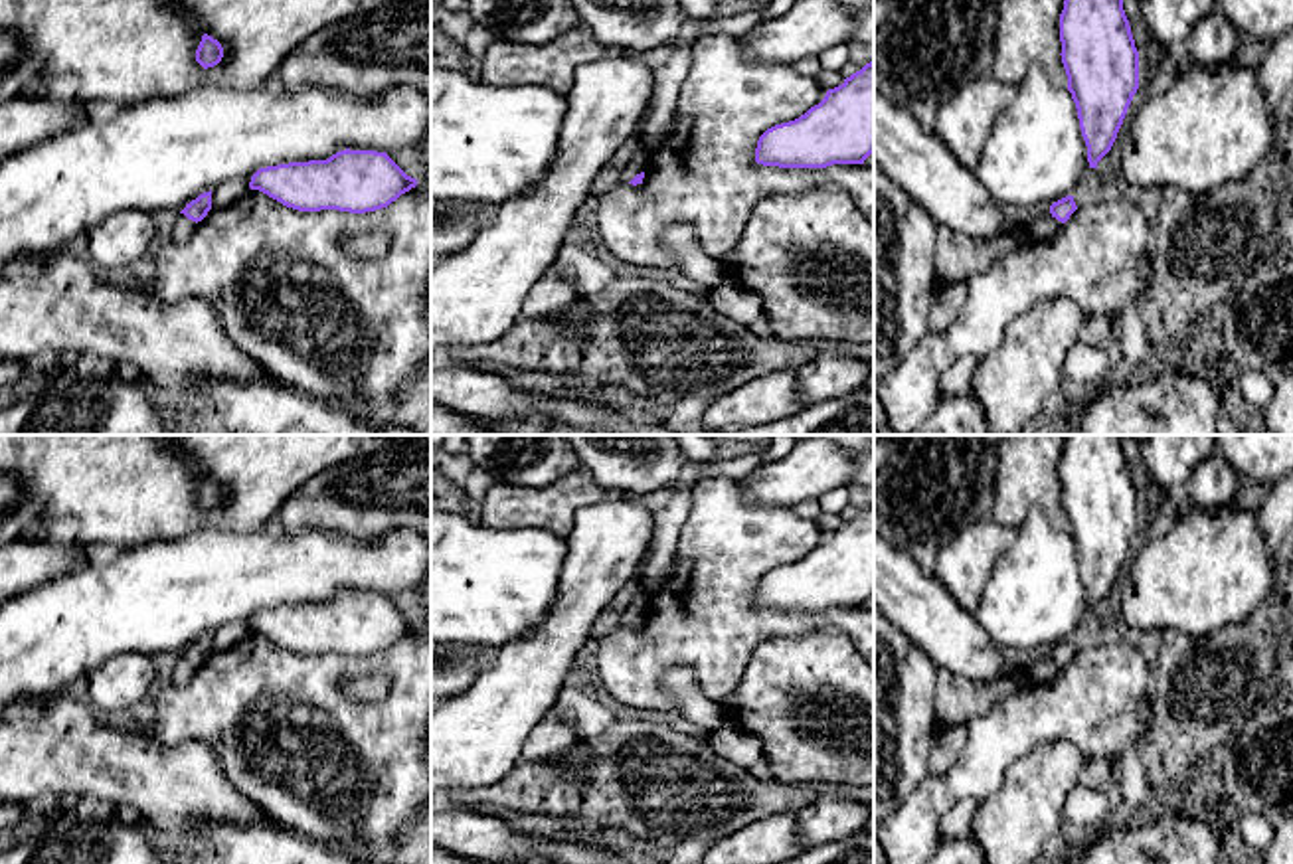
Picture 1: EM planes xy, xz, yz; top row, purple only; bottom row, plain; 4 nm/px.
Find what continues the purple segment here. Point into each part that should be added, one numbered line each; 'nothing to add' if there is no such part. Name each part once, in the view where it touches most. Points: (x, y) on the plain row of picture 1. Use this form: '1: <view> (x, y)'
nothing to add

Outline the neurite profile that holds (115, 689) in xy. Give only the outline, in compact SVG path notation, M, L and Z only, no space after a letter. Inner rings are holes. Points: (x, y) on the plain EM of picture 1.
M125 652L95 666L83 686L87 704L109 718L129 718L148 706L152 696L154 664L148 654Z

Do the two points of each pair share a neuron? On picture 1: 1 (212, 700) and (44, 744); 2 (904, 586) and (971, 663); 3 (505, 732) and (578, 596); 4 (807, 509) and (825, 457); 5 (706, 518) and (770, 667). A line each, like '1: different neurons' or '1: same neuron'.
1: different neurons
2: same neuron
3: same neuron
4: different neurons
5: different neurons

